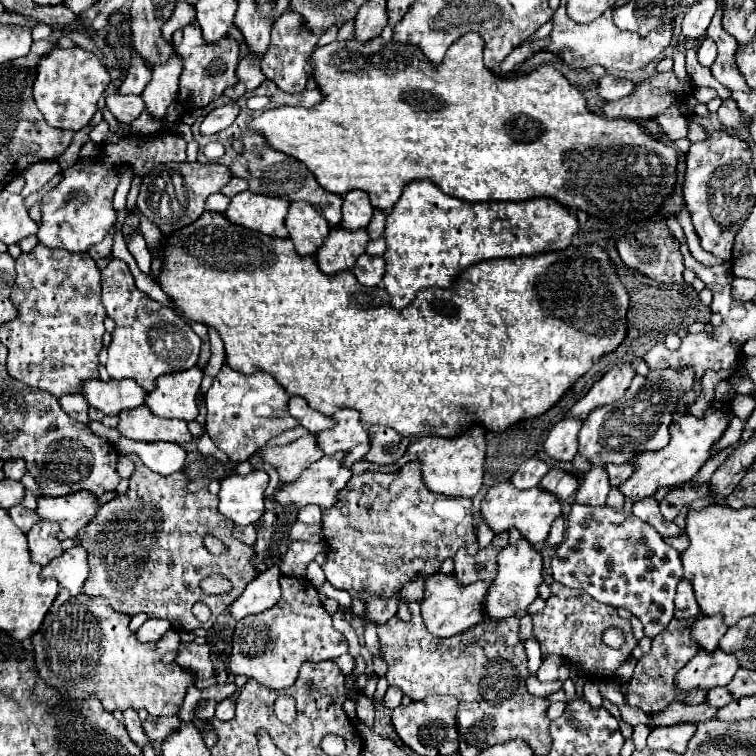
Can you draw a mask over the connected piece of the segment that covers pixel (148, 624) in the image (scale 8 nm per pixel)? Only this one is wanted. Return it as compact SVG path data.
M152 618L152 620L146 620L146 622L142 624L142 628L136 632L136 636L138 636L138 640L142 640L142 642L158 642L168 630L170 630L170 622Z

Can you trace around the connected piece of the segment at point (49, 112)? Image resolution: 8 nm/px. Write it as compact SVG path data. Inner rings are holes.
M54 46L54 52L48 52L38 62L34 80L34 102L50 126L82 130L96 114L98 98L108 88L110 82L112 78L108 70L90 50L82 46L74 48Z

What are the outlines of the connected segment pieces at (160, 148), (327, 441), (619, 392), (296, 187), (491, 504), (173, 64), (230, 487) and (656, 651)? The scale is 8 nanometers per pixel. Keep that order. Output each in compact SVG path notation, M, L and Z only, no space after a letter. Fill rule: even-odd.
M130 132L120 138L116 144L100 144L100 158L78 158L74 166L70 166L64 174L58 186L48 190L42 198L42 226L38 228L36 236L38 240L48 246L48 248L66 248L70 252L86 252L92 244L98 244L104 240L104 236L110 232L116 220L116 210L112 206L112 198L116 192L116 186L120 182L122 170L132 170L132 180L140 178L144 180L158 164L166 162L184 162L186 160L186 142L180 140L178 134L174 132L160 132L154 138L140 138L138 134Z
M338 410L334 416L334 428L328 428L318 434L318 444L324 454L348 452L346 464L354 464L366 456L370 450L370 436L364 428L360 414L356 410Z
M618 362L612 370L608 370L594 386L588 390L584 398L580 398L568 412L568 416L586 420L588 412L594 410L596 406L610 404L614 400L620 400L630 386L630 380L636 376L636 370L632 362Z
M240 110L236 122L234 122L230 128L218 132L218 134L214 134L214 136L204 136L204 134L200 134L200 128L198 128L198 126L200 126L202 118L204 118L204 112L202 112L202 116L192 124L194 140L200 144L200 156L198 156L200 162L204 162L202 148L204 148L208 142L218 140L218 142L222 142L224 148L226 148L224 156L222 156L218 162L224 164L224 166L228 166L234 176L244 178L244 180L248 182L248 186L250 186L250 188L248 188L250 192L264 194L264 196L276 196L276 198L282 198L282 200L288 200L288 202L304 200L304 202L308 202L312 208L316 208L316 210L328 220L330 226L338 226L338 224L340 224L340 218L342 218L342 216L340 216L342 196L326 192L326 190L316 182L314 174L312 174L304 164L300 164L298 160L294 160L294 158L290 158L290 156L286 156L286 154L282 154L282 152L272 150L266 142L262 142L262 140L264 140L262 136L250 132L250 130L246 128L246 120L252 118L248 110ZM230 140L240 140L242 146L244 146L244 150L242 150L242 152L236 152L236 150L232 148L232 142L230 142Z
M506 480L488 490L480 510L482 510L482 518L488 522L488 526L496 534L506 532L510 528L518 528L526 540L530 540L532 544L538 544L548 538L552 522L562 514L562 504L558 500L554 500L554 496L550 496L550 492L542 492L540 486L528 488L528 490L518 490L518 488L514 488L514 484L510 484L510 480Z
M172 52L170 60L166 64L160 64L158 68L152 68L152 80L144 88L144 102L148 112L162 120L166 114L166 108L178 100L178 76L182 72L182 58Z
M262 470L246 476L230 474L220 482L218 510L234 524L254 524L264 514L264 490L268 486L268 474Z
M700 612L698 616L690 618L690 620L670 620L670 624L666 626L666 632L660 632L658 636L654 636L652 640L652 648L648 654L642 654L642 658L638 660L632 678L626 682L626 704L640 708L646 714L658 714L662 712L662 708L668 708L674 700L682 702L682 704L700 704L706 698L706 690L700 688L698 692L678 692L678 688L674 688L674 676L688 664L690 658L694 658L698 654L698 644L694 644L692 636L690 636L690 628L694 624L696 618L702 618L704 614Z

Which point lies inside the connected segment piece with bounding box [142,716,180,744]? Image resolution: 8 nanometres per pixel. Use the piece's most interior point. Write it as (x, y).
(159, 731)

